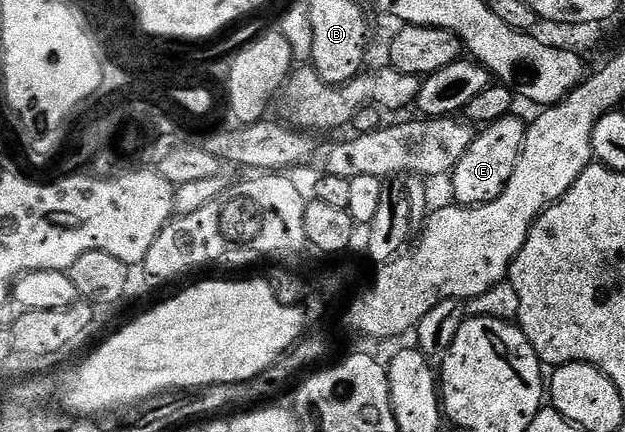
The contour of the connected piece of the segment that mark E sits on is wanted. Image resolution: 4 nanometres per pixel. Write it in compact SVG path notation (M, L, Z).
M501 116L496 122L488 122L476 133L473 144L461 156L461 160L451 171L455 202L460 206L479 206L501 196L509 176L519 159L523 141L527 135L528 123L516 116Z

